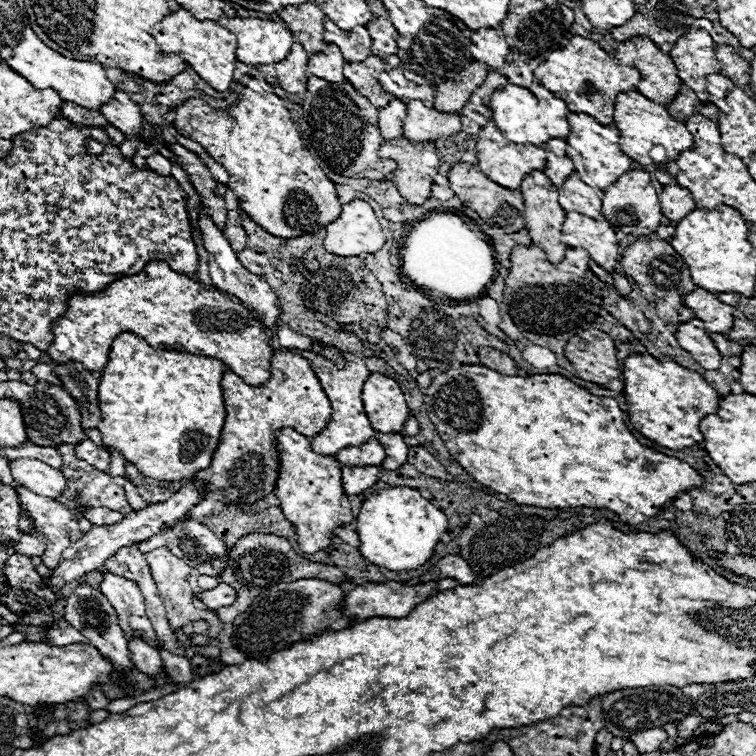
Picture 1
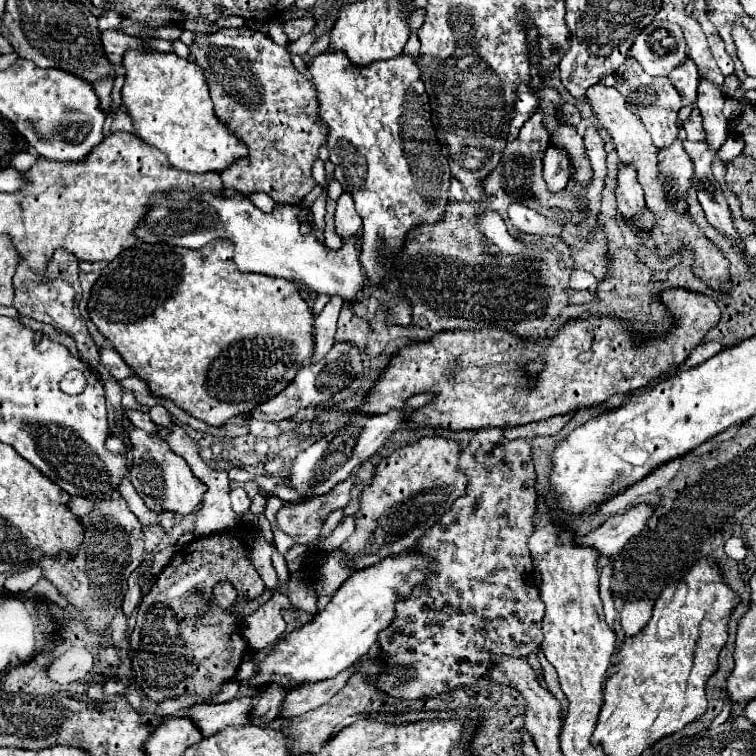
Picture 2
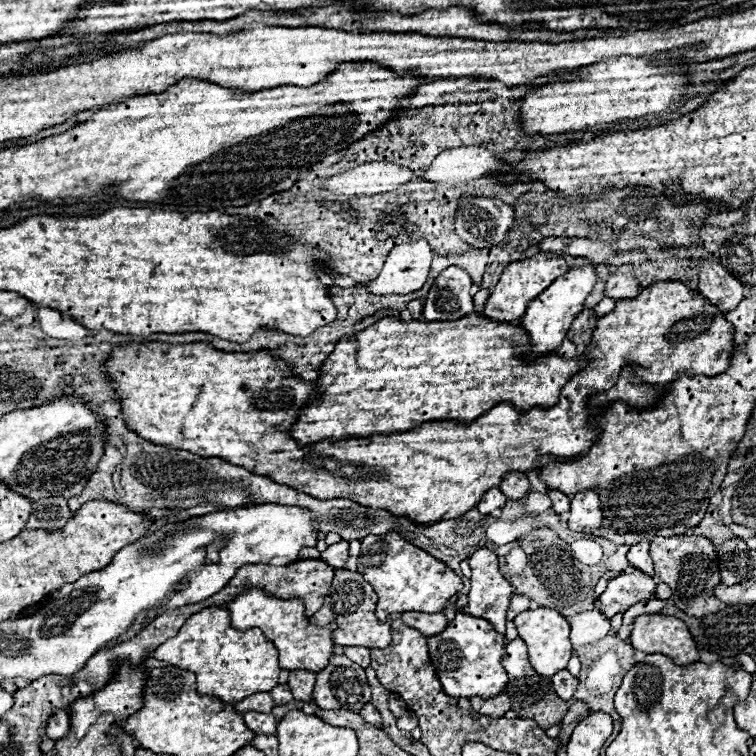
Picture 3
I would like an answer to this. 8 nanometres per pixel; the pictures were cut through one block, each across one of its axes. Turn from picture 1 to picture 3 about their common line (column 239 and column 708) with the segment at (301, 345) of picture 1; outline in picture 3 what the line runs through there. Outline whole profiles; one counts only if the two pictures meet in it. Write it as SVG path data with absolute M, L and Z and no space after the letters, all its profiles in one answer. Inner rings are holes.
M700 260L698 272L700 272L698 276L700 294L712 300L712 304L716 304L720 312L726 314L738 306L746 286L738 278L734 278L724 266L716 262Z

